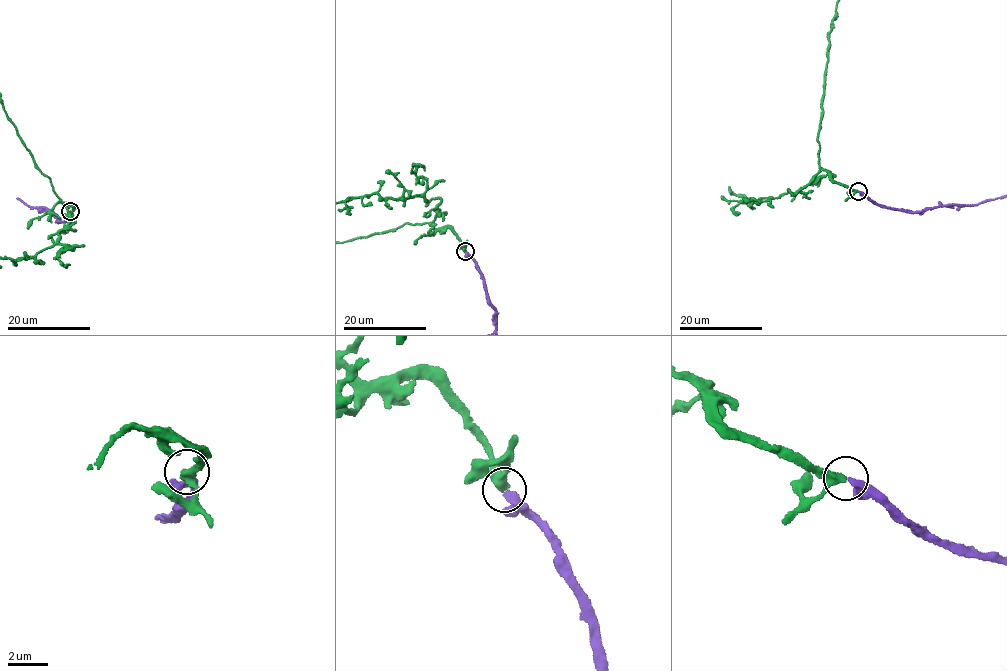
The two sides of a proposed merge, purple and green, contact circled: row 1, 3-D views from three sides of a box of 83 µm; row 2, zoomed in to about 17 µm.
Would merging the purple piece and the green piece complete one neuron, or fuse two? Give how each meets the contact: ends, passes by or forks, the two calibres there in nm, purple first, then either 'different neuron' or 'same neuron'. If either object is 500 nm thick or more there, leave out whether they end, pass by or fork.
purple ends there; green passes by; 400 nm thick on the purple side, 360 nm on the other; same neuron

